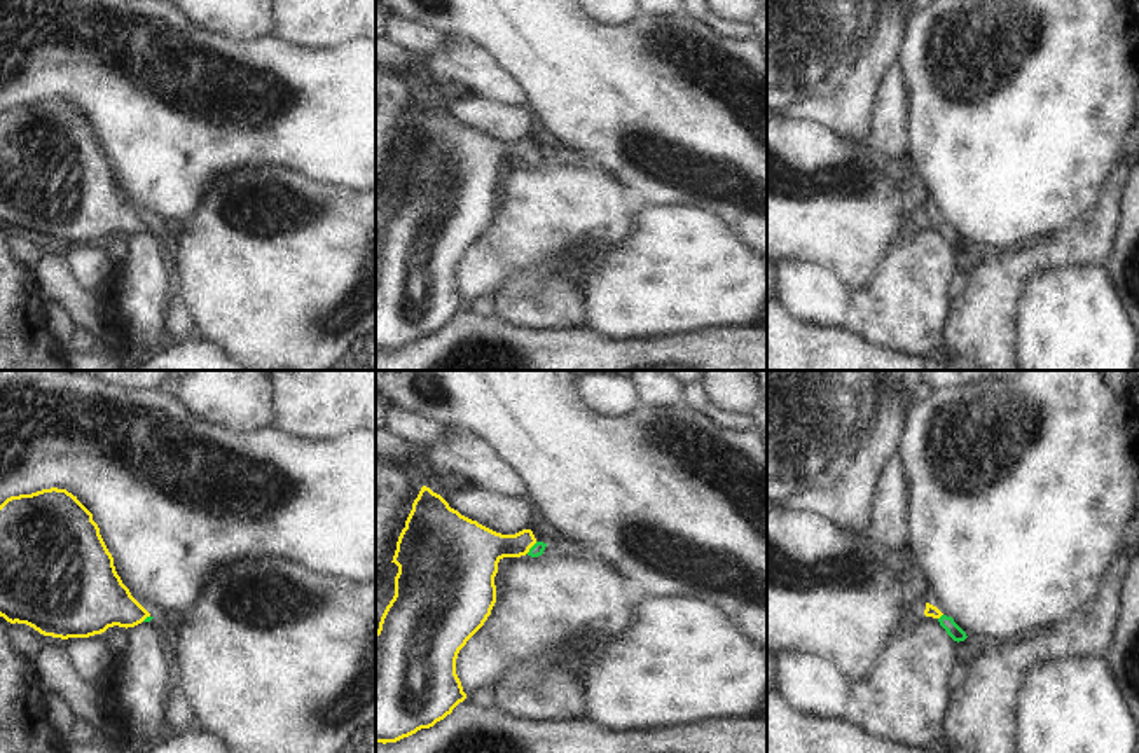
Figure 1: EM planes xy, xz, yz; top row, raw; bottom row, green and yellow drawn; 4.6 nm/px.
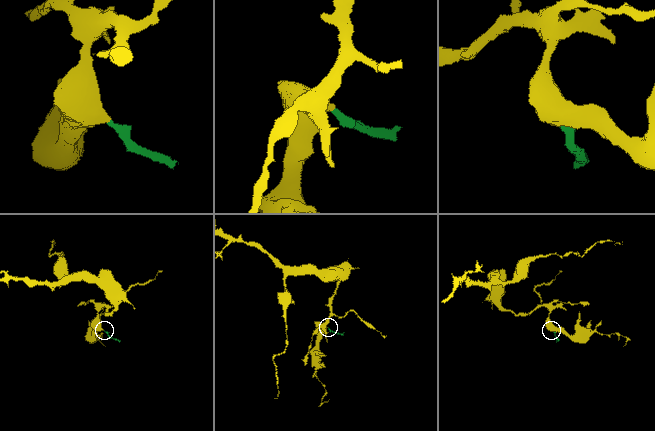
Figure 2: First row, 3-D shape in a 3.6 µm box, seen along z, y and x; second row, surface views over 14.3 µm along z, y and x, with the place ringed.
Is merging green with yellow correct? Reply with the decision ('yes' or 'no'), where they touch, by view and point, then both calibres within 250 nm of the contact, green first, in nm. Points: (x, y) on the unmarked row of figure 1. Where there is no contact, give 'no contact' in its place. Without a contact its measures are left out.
yes | xz (531, 156) | 60/220 nm

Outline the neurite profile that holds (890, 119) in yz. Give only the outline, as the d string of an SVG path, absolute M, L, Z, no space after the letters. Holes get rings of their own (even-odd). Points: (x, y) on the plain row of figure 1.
M894 63L884 73L877 101L872 112L873 145L887 152L894 161L908 159L908 87L901 63Z

